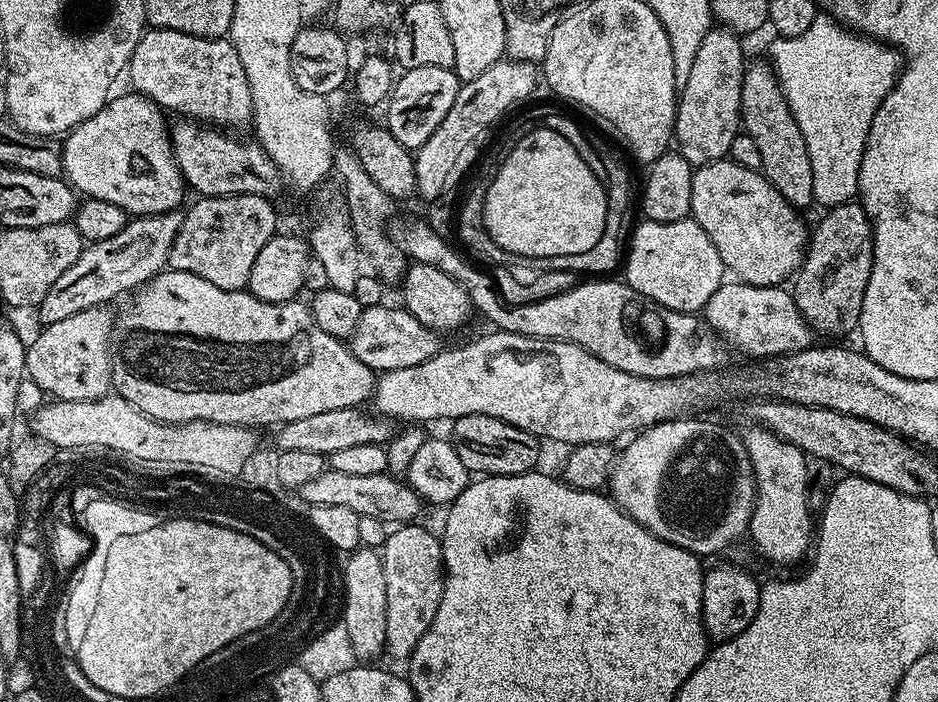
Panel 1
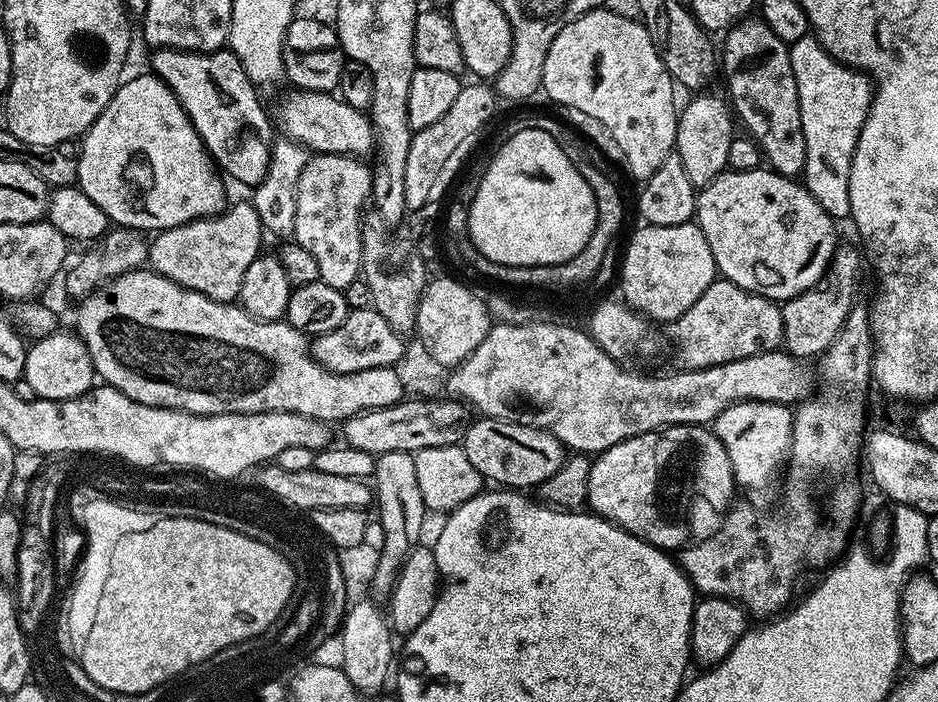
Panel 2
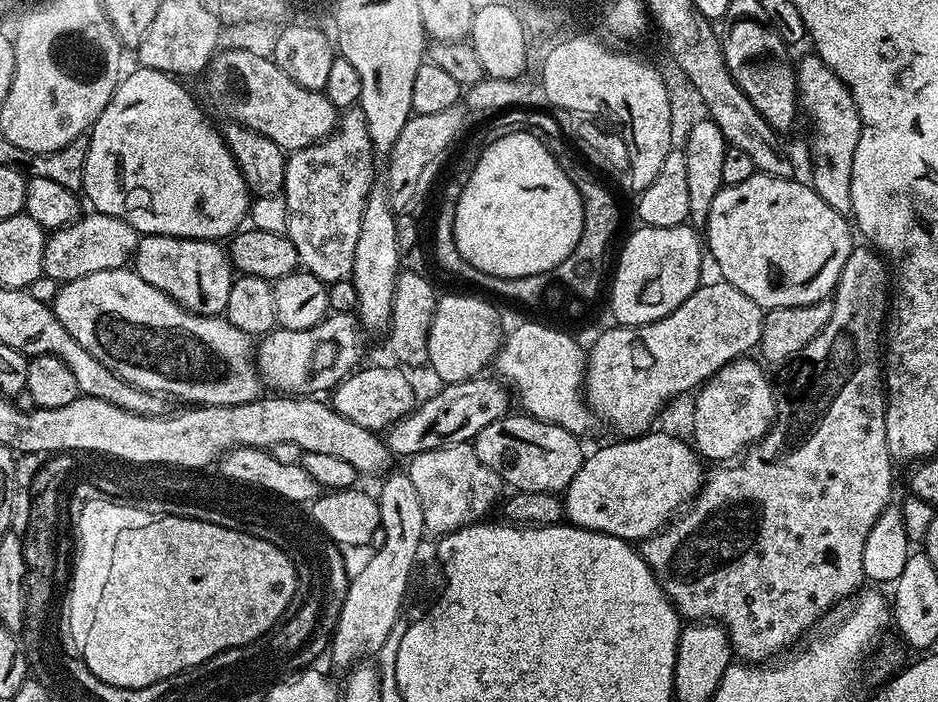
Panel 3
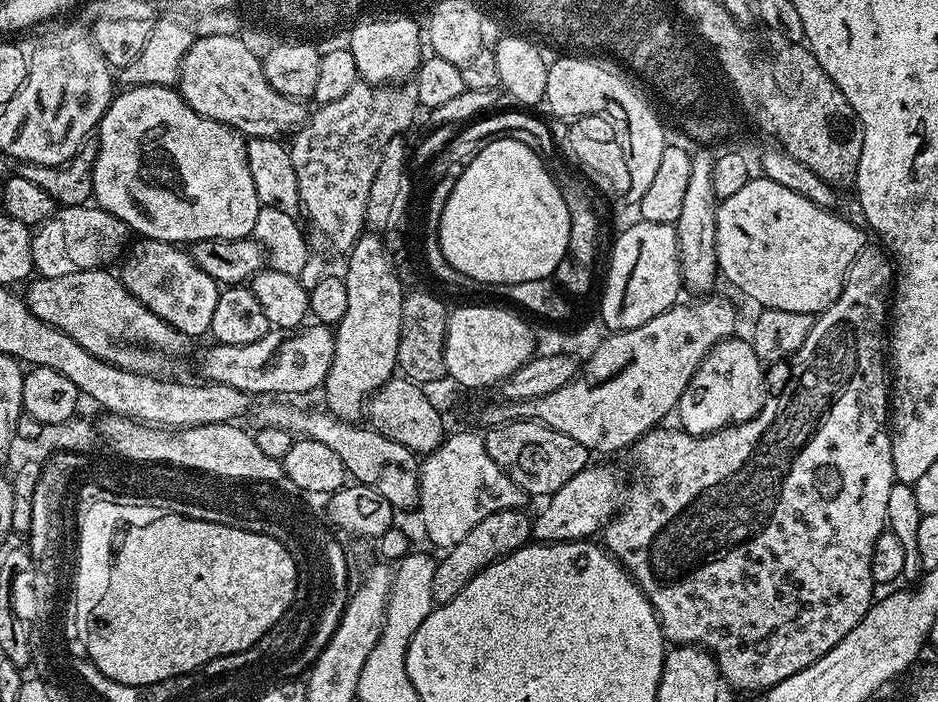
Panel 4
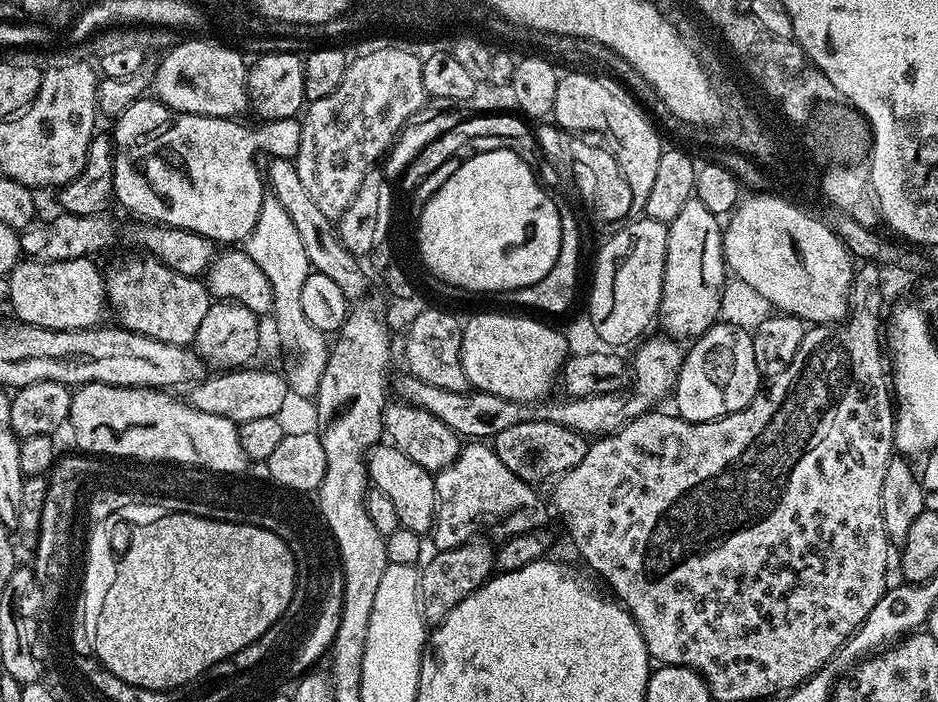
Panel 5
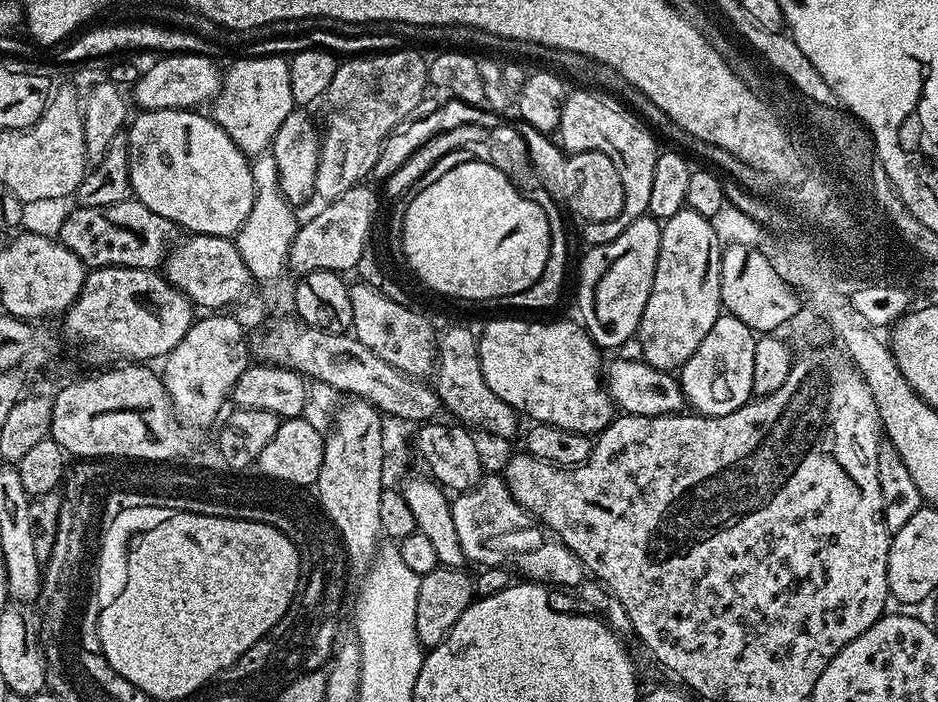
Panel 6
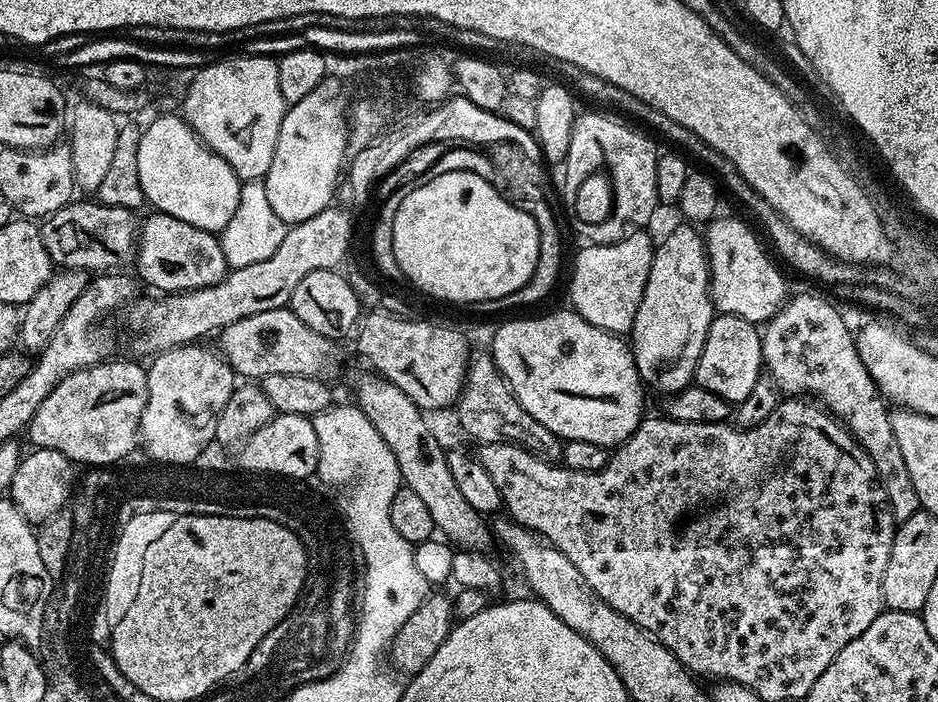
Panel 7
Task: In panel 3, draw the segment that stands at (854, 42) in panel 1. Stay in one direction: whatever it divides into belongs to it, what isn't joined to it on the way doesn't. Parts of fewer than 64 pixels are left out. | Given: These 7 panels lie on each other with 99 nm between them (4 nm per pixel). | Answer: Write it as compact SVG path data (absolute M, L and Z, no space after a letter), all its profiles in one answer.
M815 54L804 56L795 65L798 100L812 119L812 177L813 190L820 195L826 206L834 206L838 214L851 217L852 199L850 182L854 166L854 150L860 137L860 112L856 108L850 90Z

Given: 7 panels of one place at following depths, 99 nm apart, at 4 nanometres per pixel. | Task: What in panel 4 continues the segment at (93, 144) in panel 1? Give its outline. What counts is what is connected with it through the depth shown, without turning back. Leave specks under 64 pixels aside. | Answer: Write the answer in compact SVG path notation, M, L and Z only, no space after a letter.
M138 84L123 89L124 93L113 95L98 125L98 158L94 162L94 186L92 194L99 207L121 219L133 233L150 240L164 240L167 244L188 246L198 240L242 240L252 236L254 222L258 222L258 194L254 191L254 178L250 178L248 145L235 128L222 122L214 122L194 109L180 97L175 87L167 84Z

